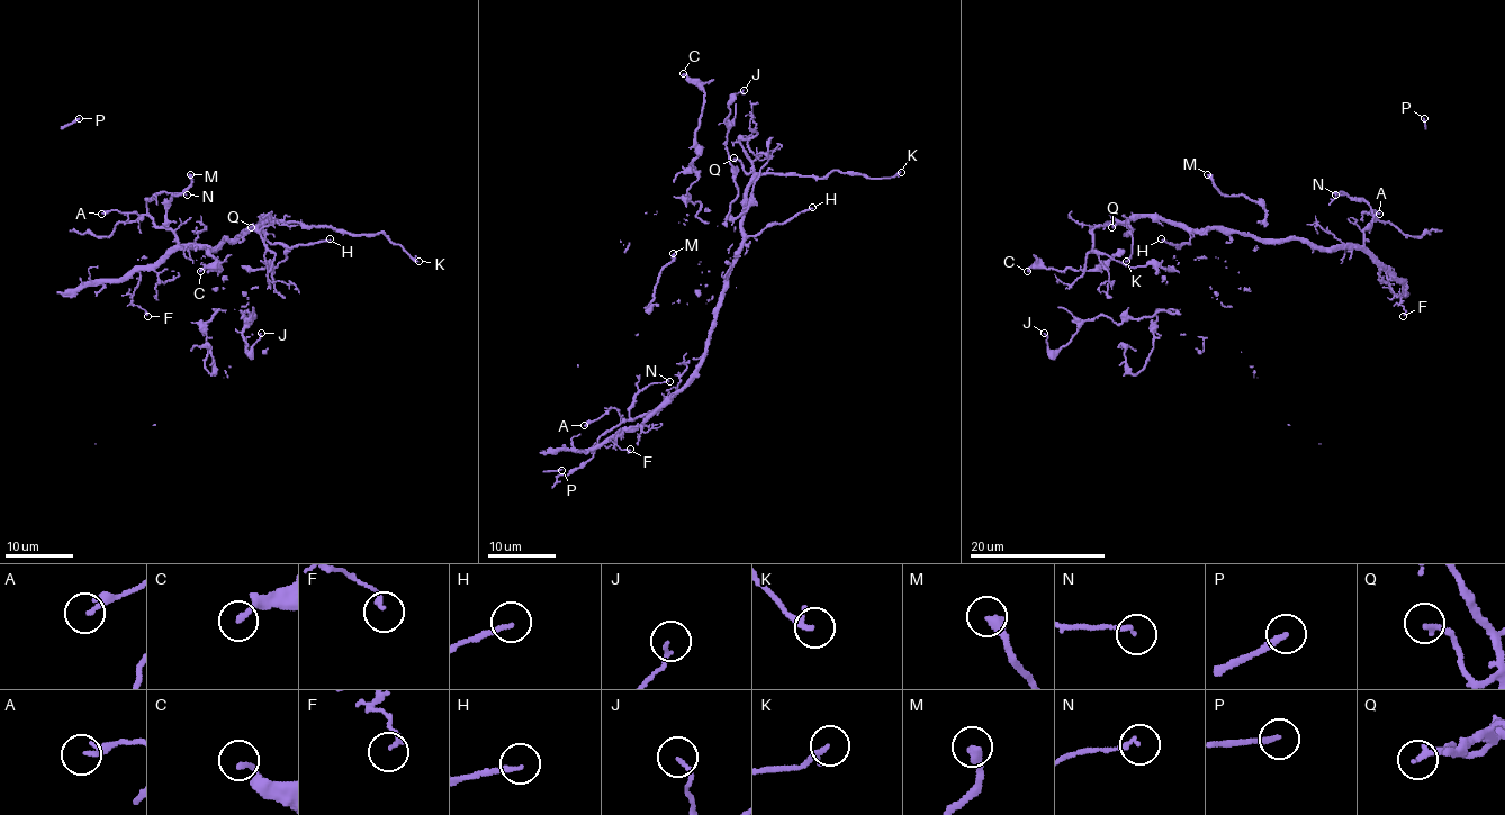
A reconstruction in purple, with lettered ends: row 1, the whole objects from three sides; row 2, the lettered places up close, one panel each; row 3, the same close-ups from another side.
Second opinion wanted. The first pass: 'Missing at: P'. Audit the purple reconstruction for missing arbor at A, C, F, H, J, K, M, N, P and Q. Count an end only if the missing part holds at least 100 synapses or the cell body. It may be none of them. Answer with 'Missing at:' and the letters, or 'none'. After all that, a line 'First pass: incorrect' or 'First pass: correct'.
Missing at: P
First pass: correct

